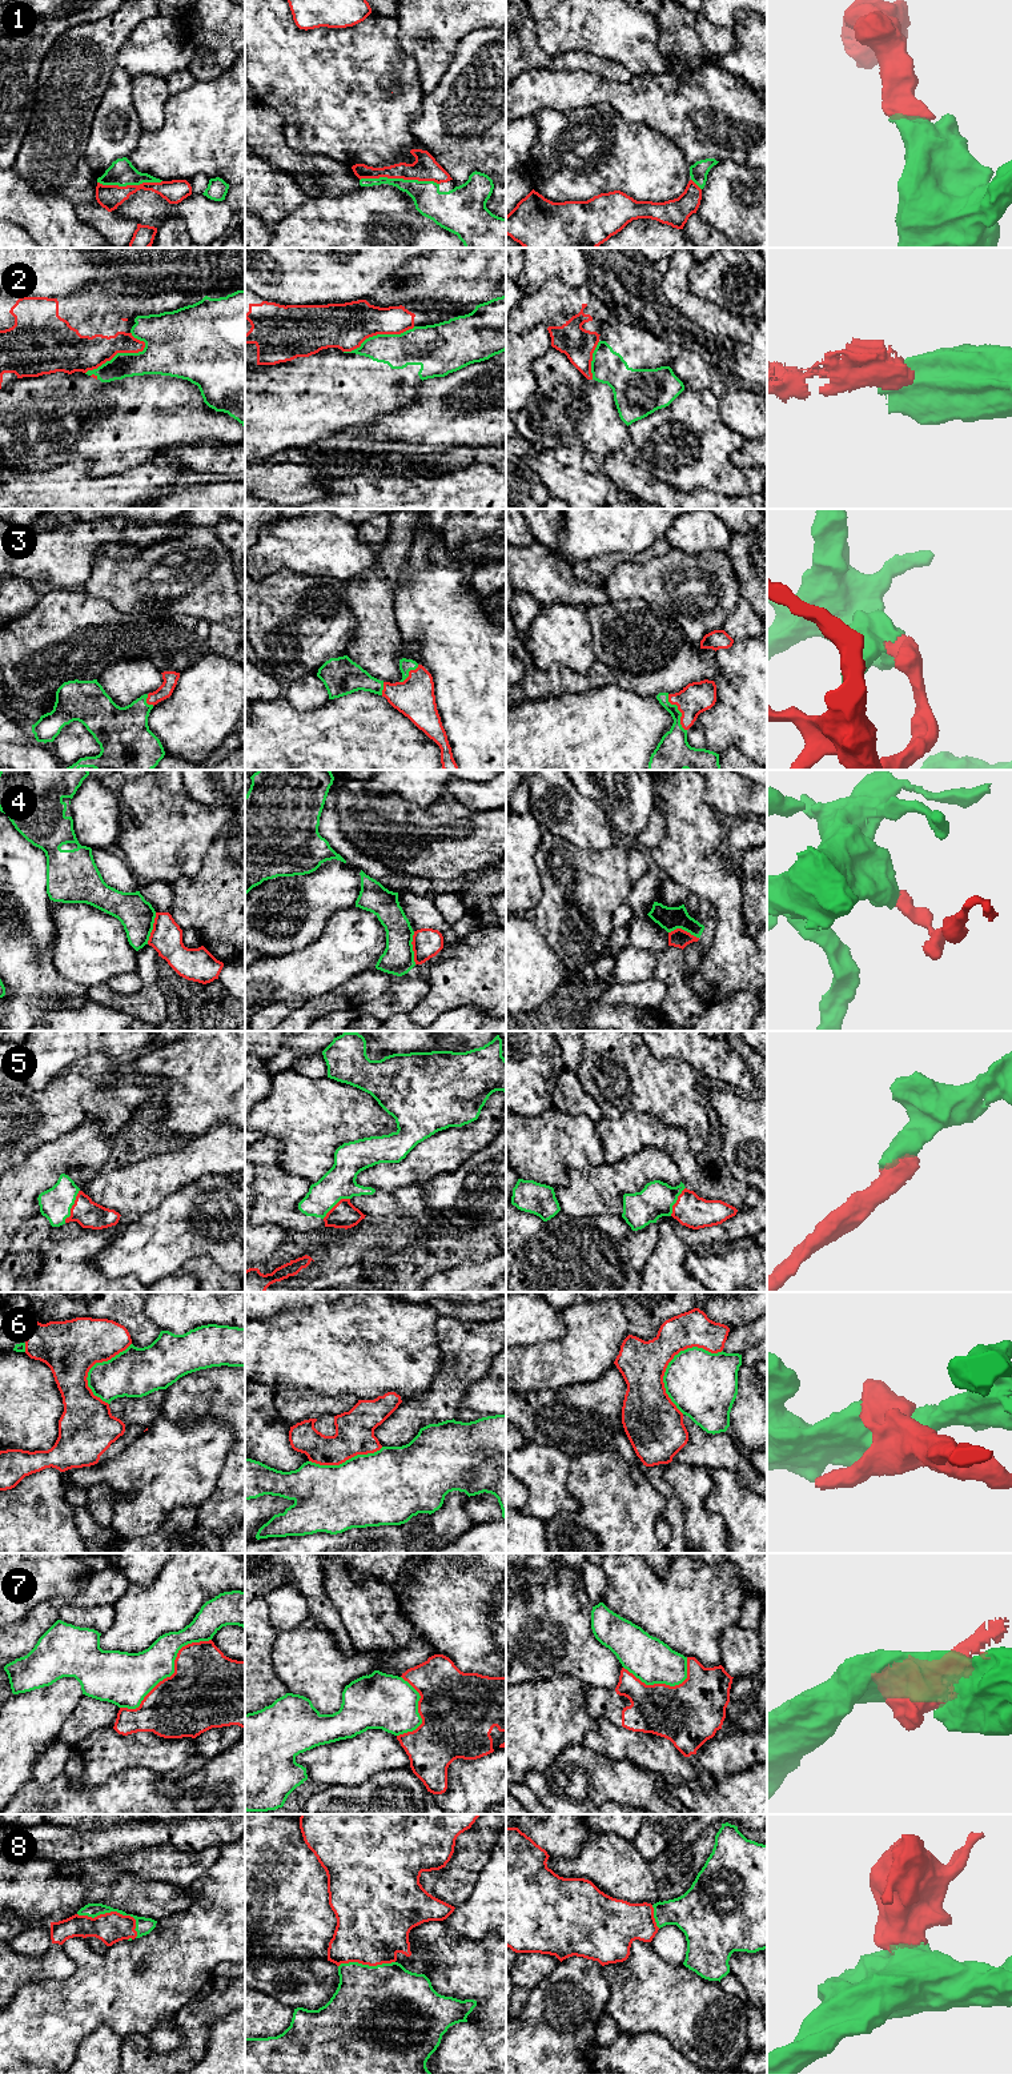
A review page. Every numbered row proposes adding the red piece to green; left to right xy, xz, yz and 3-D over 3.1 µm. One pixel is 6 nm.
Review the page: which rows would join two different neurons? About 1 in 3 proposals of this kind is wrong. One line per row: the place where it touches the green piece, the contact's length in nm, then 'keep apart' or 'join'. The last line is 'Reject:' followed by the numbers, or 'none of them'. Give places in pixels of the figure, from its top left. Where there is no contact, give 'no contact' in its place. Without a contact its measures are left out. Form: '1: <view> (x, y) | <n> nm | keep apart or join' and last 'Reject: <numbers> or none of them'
1: xz (400, 179) | 480 nm | join
2: xy (117, 353) | 420 nm | keep apart
3: yz (679, 711) | 260 nm | join
4: xz (412, 947) | 200 nm | keep apart
5: xy (72, 1204) | 220 nm | join
6: yz (670, 1362) | 460 nm | keep apart
7: xy (172, 1673) | 700 nm | keep apart
8: xy (115, 1910) | 400 nm | join
Reject: 2, 4, 6, 7

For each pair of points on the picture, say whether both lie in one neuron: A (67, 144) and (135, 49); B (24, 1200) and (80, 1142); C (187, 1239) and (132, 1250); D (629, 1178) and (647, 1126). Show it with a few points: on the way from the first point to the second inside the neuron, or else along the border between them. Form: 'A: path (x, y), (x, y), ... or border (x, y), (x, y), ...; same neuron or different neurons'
A: border (129, 36), (117, 53), (116, 65); different neurons
B: path (33, 1184), (64, 1154); same neuron
C: path (173, 1239), (164, 1239), (145, 1248); same neuron
D: border (663, 1150), (643, 1147), (617, 1164), (610, 1166); different neurons

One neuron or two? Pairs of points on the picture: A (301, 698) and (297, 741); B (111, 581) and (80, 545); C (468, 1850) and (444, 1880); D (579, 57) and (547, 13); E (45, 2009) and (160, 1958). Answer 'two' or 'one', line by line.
A: two
B: two
C: one
D: two
E: one

